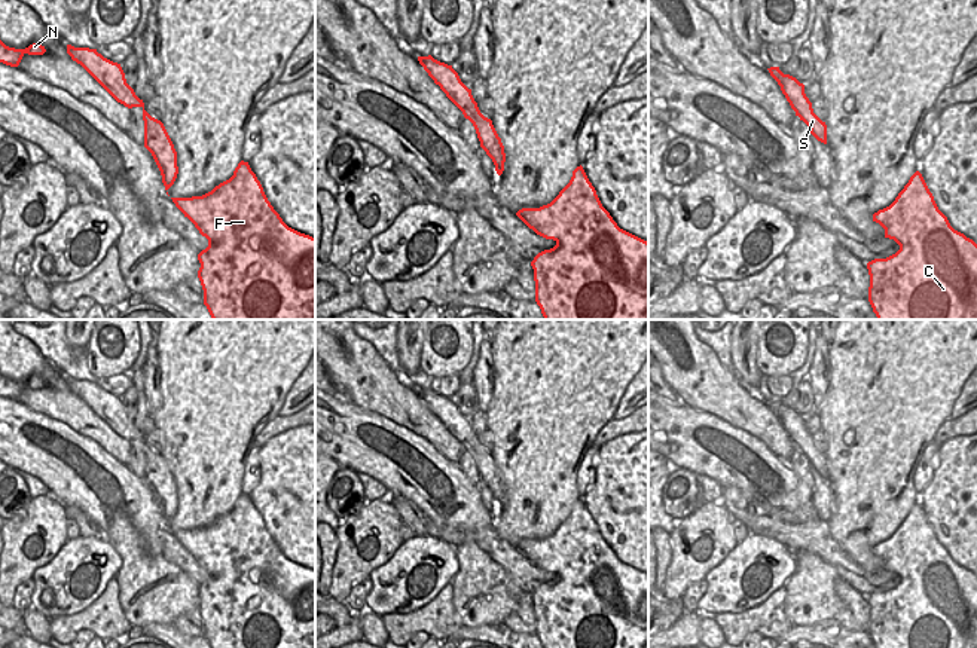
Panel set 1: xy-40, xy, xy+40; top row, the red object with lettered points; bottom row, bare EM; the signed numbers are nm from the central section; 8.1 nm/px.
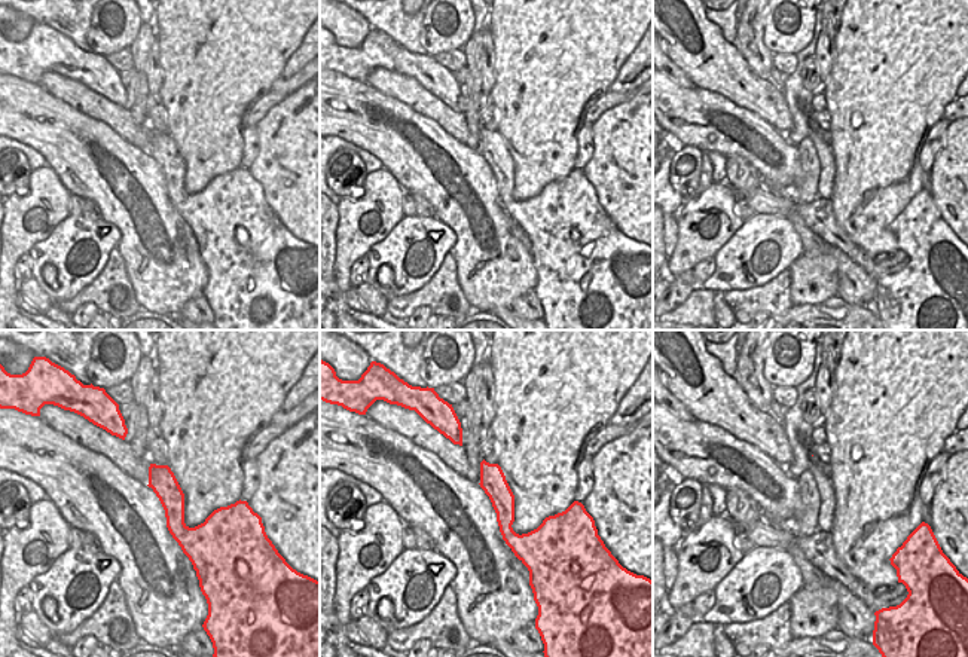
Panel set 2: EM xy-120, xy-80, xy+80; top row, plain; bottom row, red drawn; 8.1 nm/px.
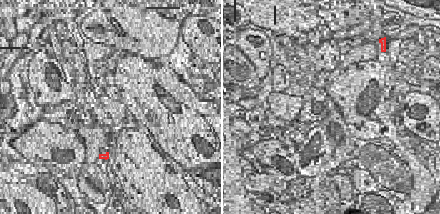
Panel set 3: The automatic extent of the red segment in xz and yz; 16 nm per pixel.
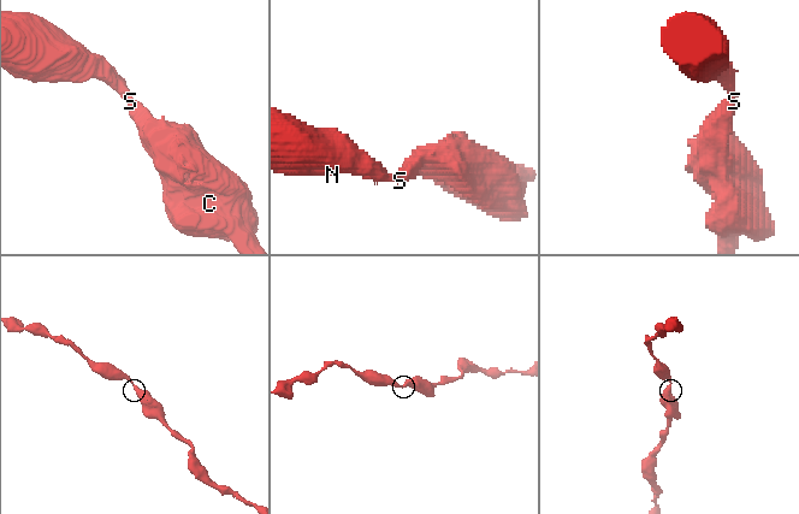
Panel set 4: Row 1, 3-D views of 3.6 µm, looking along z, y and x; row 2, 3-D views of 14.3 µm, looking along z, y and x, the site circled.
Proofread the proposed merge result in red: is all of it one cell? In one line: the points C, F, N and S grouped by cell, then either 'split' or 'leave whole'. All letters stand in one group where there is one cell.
C F N S | leave whole

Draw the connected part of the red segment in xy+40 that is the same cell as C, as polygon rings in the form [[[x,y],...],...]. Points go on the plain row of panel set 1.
[[[919,504],[873,554],[900,578],[895,587],[867,596],[876,648],[977,648],[977,577],[950,559]]]

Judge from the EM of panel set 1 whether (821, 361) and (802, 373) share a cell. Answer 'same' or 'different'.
different

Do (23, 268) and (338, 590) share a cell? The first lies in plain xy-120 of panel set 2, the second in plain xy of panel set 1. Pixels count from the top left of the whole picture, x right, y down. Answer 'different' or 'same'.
different

